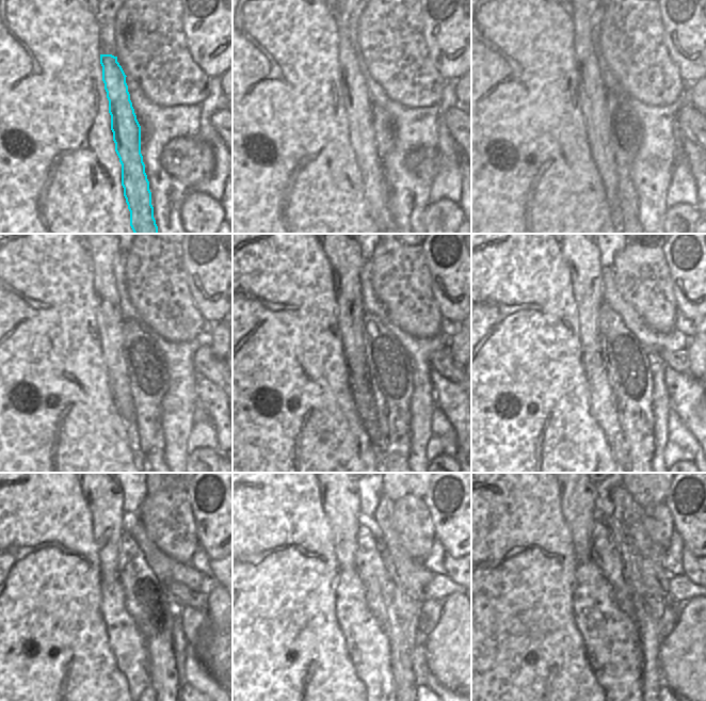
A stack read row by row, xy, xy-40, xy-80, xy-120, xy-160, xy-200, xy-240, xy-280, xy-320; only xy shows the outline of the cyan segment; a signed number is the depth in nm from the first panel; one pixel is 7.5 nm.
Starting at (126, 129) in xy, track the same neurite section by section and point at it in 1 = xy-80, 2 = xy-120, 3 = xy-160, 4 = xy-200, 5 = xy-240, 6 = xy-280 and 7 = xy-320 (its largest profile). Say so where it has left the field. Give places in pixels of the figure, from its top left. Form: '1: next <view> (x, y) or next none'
1: next xy-80 (592, 91)
2: next xy-120 (111, 320)
3: next xy-160 (343, 255)
4: next xy-200 (582, 255)
5: next xy-240 (102, 494)
6: next xy-280 (340, 500)
7: next xy-320 (578, 495)

